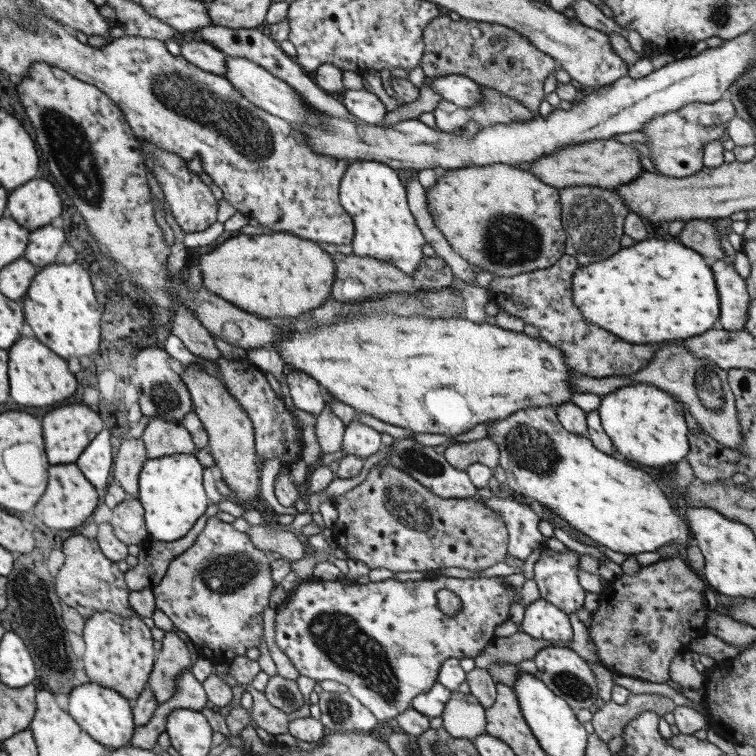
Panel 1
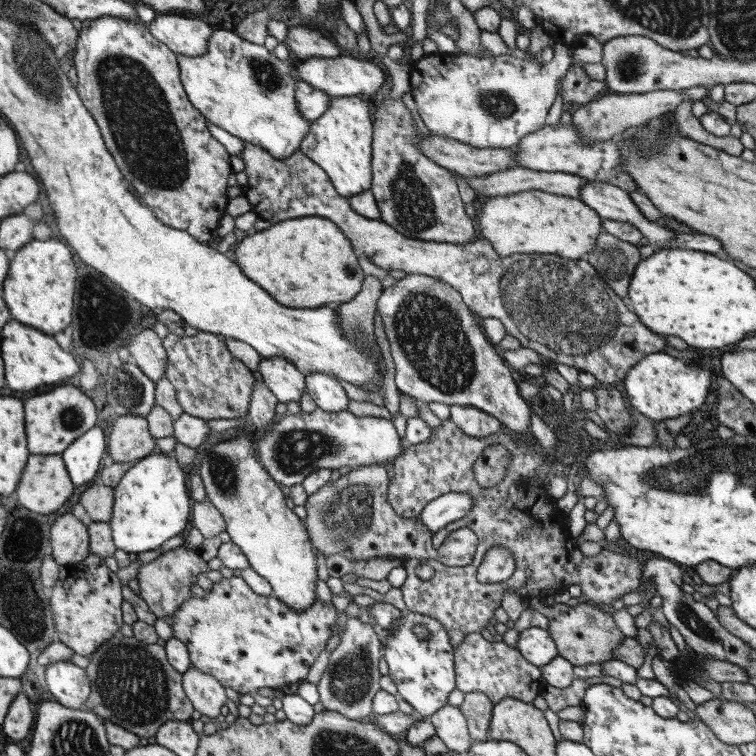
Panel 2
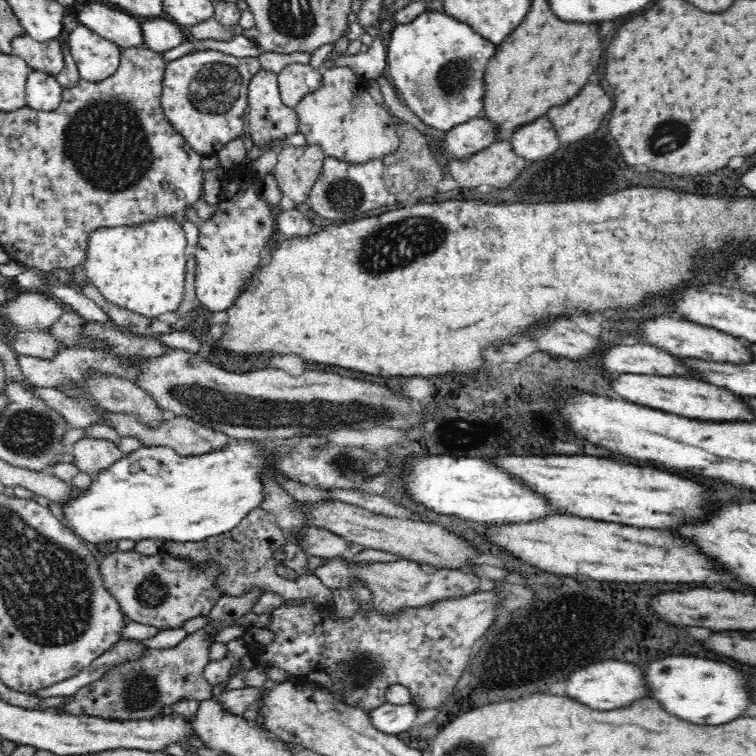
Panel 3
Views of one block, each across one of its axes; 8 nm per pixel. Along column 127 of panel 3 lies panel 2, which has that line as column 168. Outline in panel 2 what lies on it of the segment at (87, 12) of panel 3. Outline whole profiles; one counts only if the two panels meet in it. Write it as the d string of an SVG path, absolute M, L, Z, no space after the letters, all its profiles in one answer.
M157 14L149 24L149 32L169 50L192 57L207 52L207 43L213 32L208 23L196 16Z

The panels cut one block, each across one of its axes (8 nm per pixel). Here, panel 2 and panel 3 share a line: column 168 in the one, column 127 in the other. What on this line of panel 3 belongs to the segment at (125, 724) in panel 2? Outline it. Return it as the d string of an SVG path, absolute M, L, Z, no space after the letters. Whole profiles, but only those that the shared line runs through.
M254 588L242 596L223 595L210 611L209 623L188 634L181 643L169 649L147 647L142 658L132 662L122 662L118 666L110 666L110 670L106 670L102 678L82 686L78 692L71 695L71 701L66 706L58 707L76 716L100 717L115 721L140 721L164 716L163 707L172 706L183 698L196 699L198 702L212 699L218 689L203 677L204 667L211 661L208 648L210 644L214 644L214 639L208 636L222 628L234 626L236 620L252 612L252 607L261 600L263 594L260 588Z

